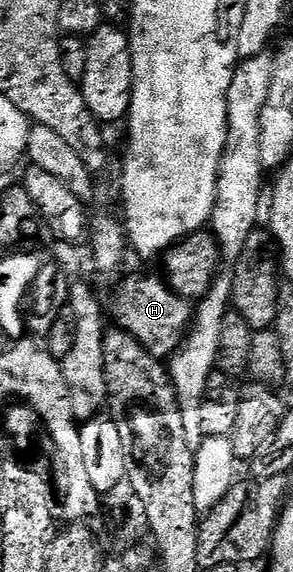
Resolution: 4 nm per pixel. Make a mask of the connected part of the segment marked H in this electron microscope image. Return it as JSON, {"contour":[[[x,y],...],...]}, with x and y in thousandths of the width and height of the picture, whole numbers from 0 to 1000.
{"contour":[[[461,477],[396,502],[392,514],[379,519],[379,547],[392,552],[389,566],[454,586],[454,593],[468,593],[468,600],[481,600],[481,607],[495,607],[495,614],[509,614],[515,624],[570,628],[611,612],[648,577],[659,533],[635,519],[590,510],[553,483],[498,484],[488,477]]]}

